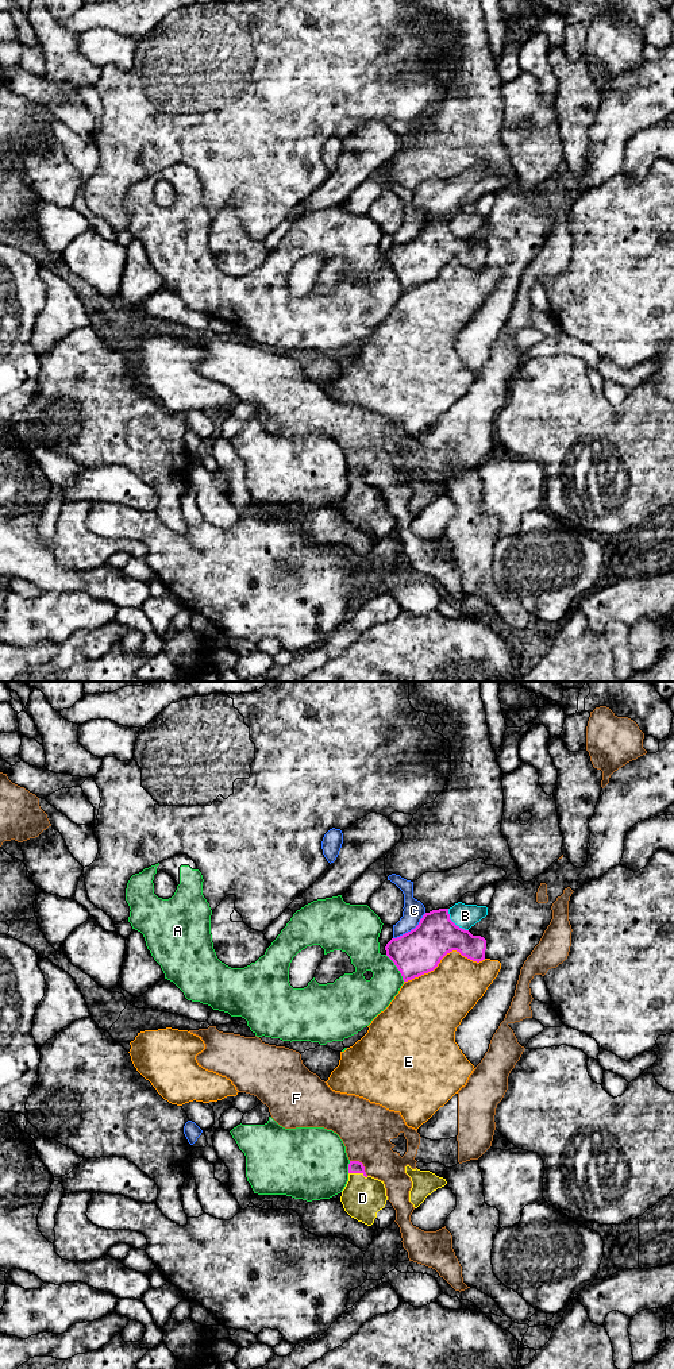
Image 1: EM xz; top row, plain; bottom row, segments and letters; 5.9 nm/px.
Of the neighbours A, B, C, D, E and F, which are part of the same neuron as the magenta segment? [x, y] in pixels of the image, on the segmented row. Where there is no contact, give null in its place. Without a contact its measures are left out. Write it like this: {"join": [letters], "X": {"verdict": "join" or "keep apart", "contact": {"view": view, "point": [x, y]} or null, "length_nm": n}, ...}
{"join": ["D"], "A": {"verdict": "keep apart", "contact": {"view": "xz", "point": [397, 968]}, "length_nm": 200}, "B": {"verdict": "keep apart", "contact": {"view": "xz", "point": [453, 922]}, "length_nm": 180}, "C": {"verdict": "keep apart", "contact": {"view": "xz", "point": [412, 929]}, "length_nm": 260}, "D": {"verdict": "join", "contact": {"view": "xz", "point": [358, 1172]}, "length_nm": 120}, "E": {"verdict": "keep apart", "contact": {"view": "xz", "point": [443, 956]}, "length_nm": 500}, "F": {"verdict": "keep apart", "contact": {"view": "xz", "point": [362, 1164]}, "length_nm": 140}}

